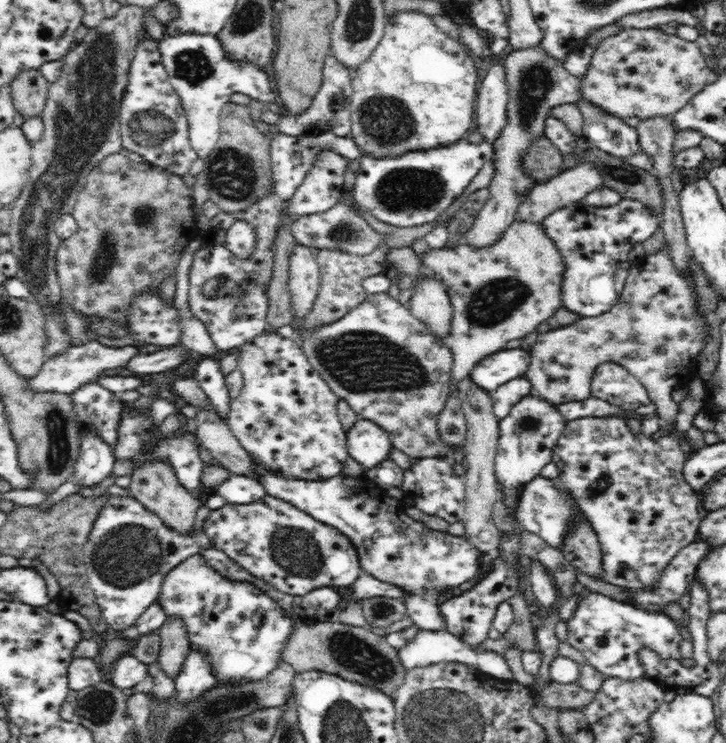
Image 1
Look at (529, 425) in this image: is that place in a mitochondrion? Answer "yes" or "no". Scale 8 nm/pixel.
yes

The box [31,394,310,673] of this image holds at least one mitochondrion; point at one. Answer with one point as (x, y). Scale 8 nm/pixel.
(126, 555)

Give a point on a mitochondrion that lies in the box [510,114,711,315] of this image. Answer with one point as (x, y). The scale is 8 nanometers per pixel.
(619, 174)

